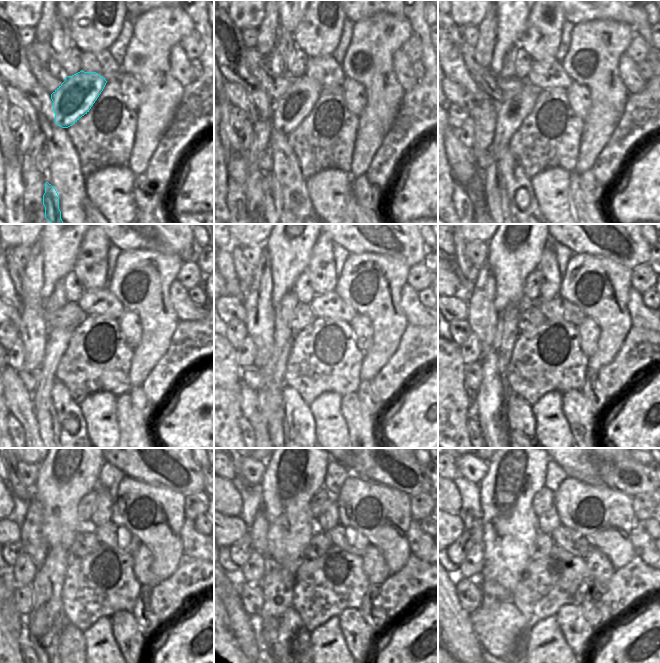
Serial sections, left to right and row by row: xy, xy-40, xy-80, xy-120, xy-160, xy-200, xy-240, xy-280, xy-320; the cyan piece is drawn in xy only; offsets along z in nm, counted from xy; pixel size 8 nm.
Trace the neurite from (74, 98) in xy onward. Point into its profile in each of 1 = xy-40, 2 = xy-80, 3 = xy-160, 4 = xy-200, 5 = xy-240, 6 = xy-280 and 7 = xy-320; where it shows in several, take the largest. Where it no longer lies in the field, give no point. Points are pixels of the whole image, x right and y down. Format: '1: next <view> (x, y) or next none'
1: next xy-40 (294, 106)
2: next xy-80 (510, 114)
3: next xy-160 (269, 399)
4: next xy-200 (490, 397)
5: next xy-240 (47, 586)
6: next xy-280 (277, 587)
7: next xy-320 (493, 593)

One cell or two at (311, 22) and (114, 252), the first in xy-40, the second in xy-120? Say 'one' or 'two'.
two

